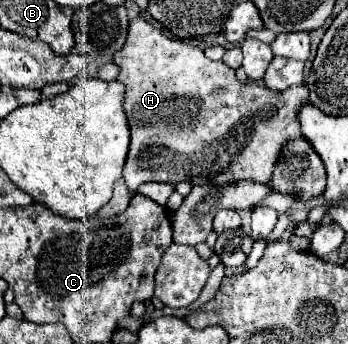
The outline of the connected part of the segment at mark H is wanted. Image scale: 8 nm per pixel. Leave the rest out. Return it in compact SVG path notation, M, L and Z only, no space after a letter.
M136 18L130 28L128 28L128 38L126 44L120 52L114 54L114 64L120 68L118 74L118 82L124 84L126 92L124 92L124 112L128 116L128 126L130 126L130 150L128 150L128 158L124 164L124 180L130 188L132 194L136 194L138 186L142 182L166 182L176 186L178 182L190 182L192 186L204 186L204 184L234 184L240 180L254 180L260 184L266 184L274 172L274 164L276 164L276 156L280 152L280 148L294 138L302 138L300 136L300 124L296 124L296 112L298 106L304 104L304 100L308 100L308 86L306 84L298 84L286 90L270 90L266 86L258 86L256 82L240 82L234 76L234 70L228 68L224 62L212 62L204 56L204 52L198 46L192 46L188 40L178 40L178 38L166 38L162 36L162 32L158 28L154 28L152 24L148 24L142 18Z

